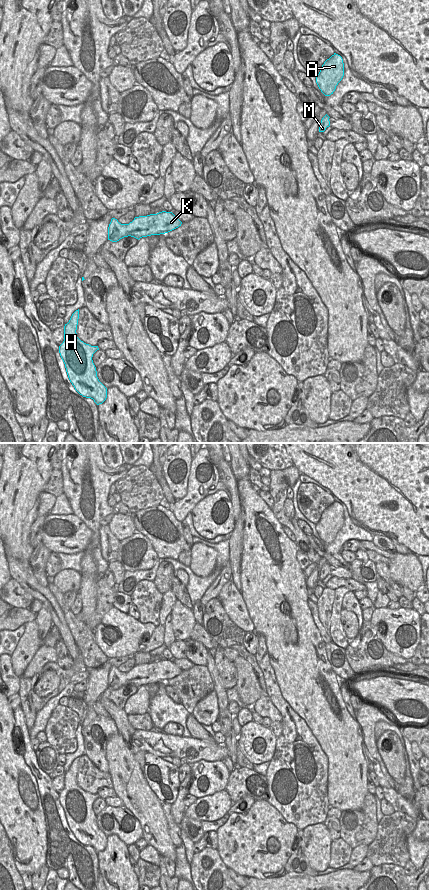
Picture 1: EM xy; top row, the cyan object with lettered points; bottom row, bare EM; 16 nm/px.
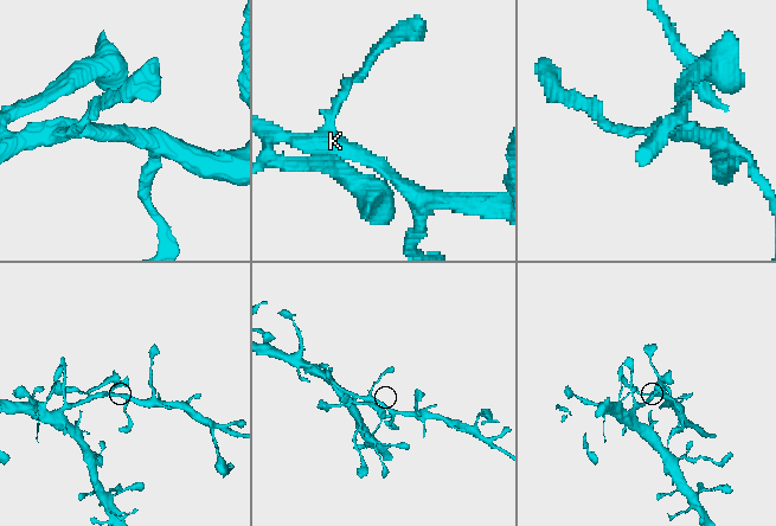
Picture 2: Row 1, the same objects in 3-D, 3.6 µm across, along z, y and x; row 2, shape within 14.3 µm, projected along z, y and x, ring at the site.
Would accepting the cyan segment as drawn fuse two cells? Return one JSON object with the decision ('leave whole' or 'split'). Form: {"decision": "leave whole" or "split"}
{"decision": "leave whole"}

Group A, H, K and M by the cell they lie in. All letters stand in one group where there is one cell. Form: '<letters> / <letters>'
A H K M

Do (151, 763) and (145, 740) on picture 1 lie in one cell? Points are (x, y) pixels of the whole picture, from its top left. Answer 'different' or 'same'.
different

